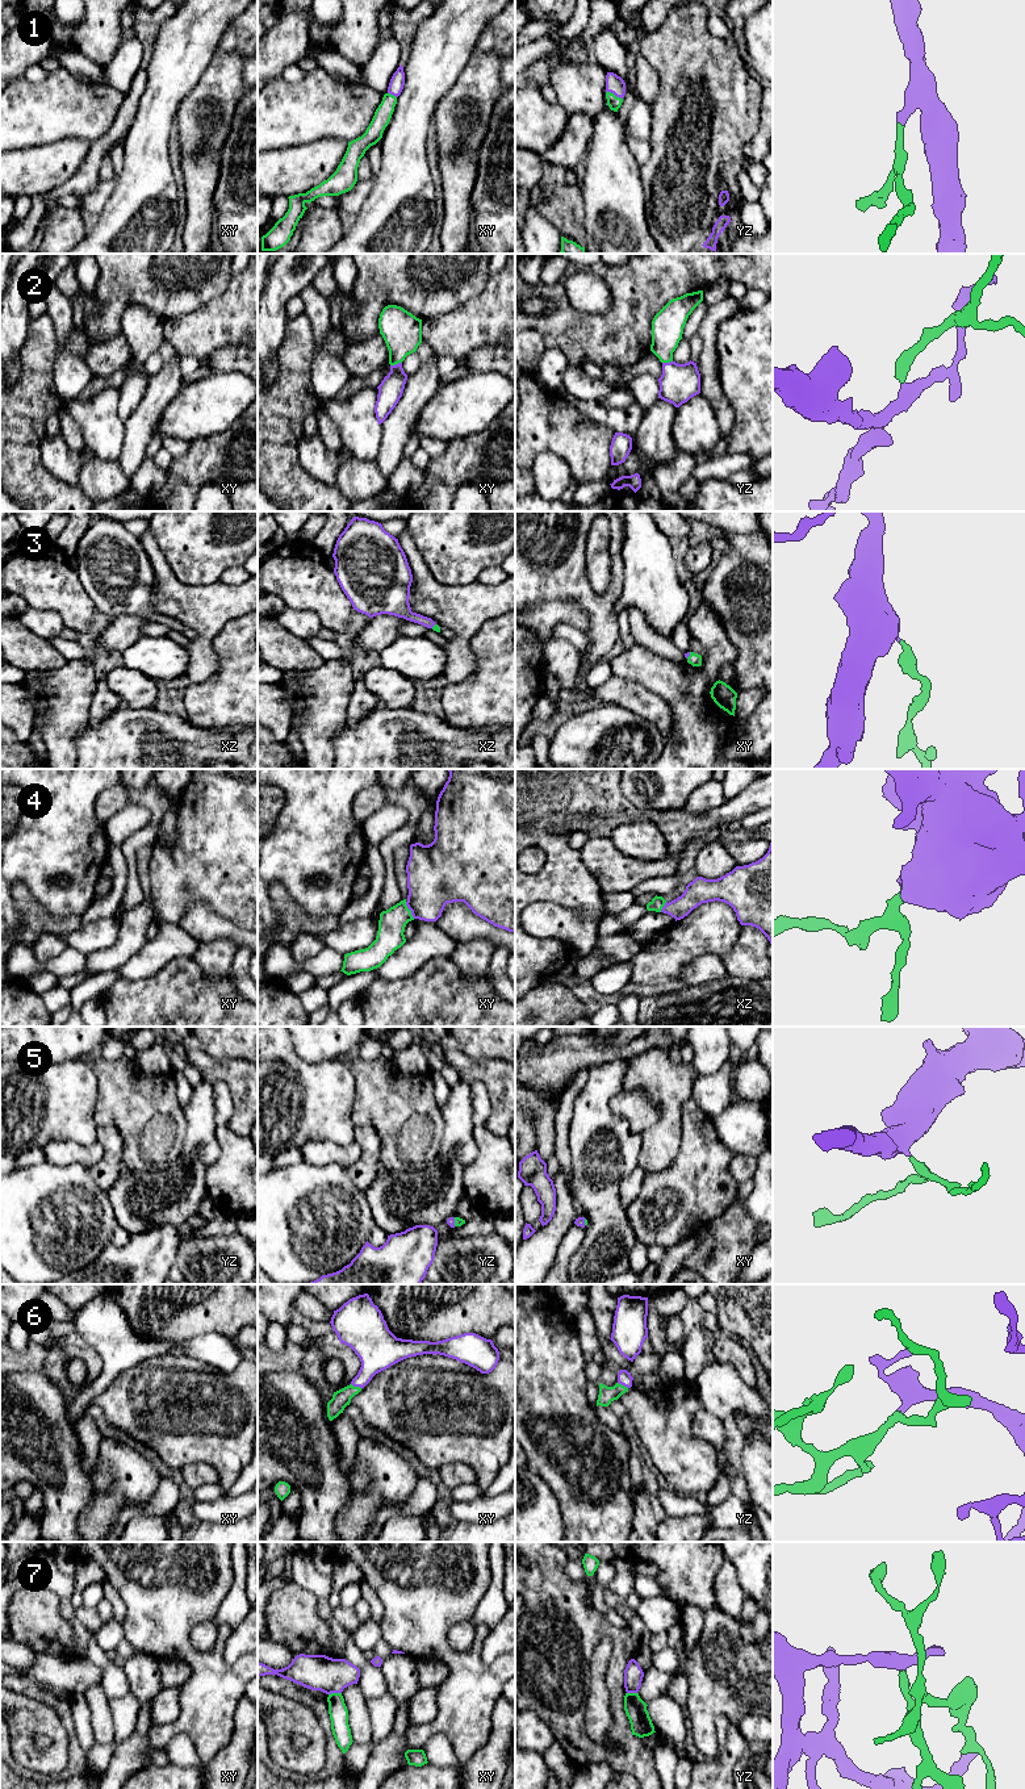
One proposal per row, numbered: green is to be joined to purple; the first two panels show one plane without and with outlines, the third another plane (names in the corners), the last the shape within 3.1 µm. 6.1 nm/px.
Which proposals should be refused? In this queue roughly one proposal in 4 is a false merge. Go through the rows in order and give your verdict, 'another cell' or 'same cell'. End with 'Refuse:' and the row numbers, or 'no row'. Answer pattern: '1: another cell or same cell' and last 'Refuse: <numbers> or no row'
1: same cell
2: same cell
3: same cell
4: same cell
5: same cell
6: same cell
7: another cell
Refuse: 7

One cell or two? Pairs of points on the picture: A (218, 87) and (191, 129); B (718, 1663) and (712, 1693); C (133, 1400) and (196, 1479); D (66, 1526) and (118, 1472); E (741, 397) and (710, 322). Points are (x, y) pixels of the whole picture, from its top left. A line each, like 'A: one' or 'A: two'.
A: one
B: one
C: two
D: two
E: two

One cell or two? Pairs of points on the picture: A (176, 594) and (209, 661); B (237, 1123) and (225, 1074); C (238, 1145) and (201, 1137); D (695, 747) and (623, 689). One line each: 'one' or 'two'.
A: one
B: one
C: two
D: two

